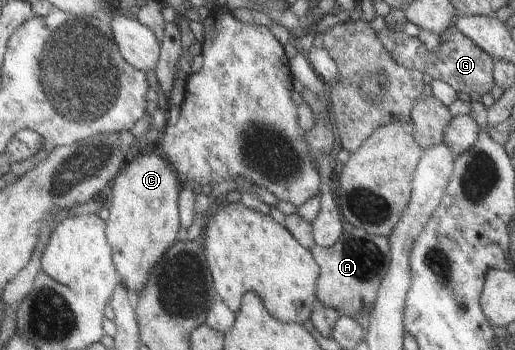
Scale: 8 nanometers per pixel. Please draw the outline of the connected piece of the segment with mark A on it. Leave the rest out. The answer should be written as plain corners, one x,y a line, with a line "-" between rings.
345,226
341,238
330,247
315,243
310,248
320,268
316,297
325,306
338,310
340,315
354,319
362,309
371,307
390,263
390,242
383,235
372,235
365,230

